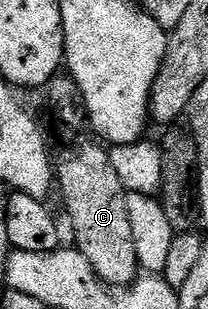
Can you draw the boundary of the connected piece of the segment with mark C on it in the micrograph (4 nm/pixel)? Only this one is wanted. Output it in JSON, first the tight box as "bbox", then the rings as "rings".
{"bbox":[54,143,138,289],"rings":[[[84,143],[74,148],[69,159],[61,163],[59,160],[54,175],[58,180],[58,191],[68,198],[68,219],[76,234],[75,250],[90,261],[100,280],[119,289],[135,283],[138,278],[136,246],[124,186],[118,181],[118,173],[114,173],[114,165],[110,165],[108,151],[96,143]]]}

